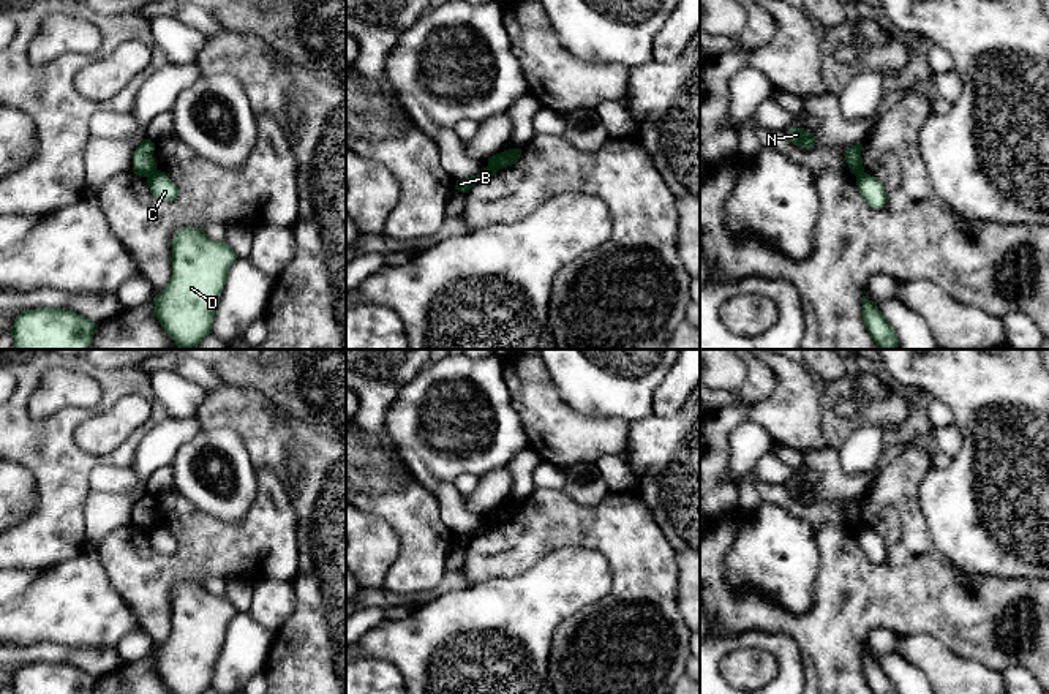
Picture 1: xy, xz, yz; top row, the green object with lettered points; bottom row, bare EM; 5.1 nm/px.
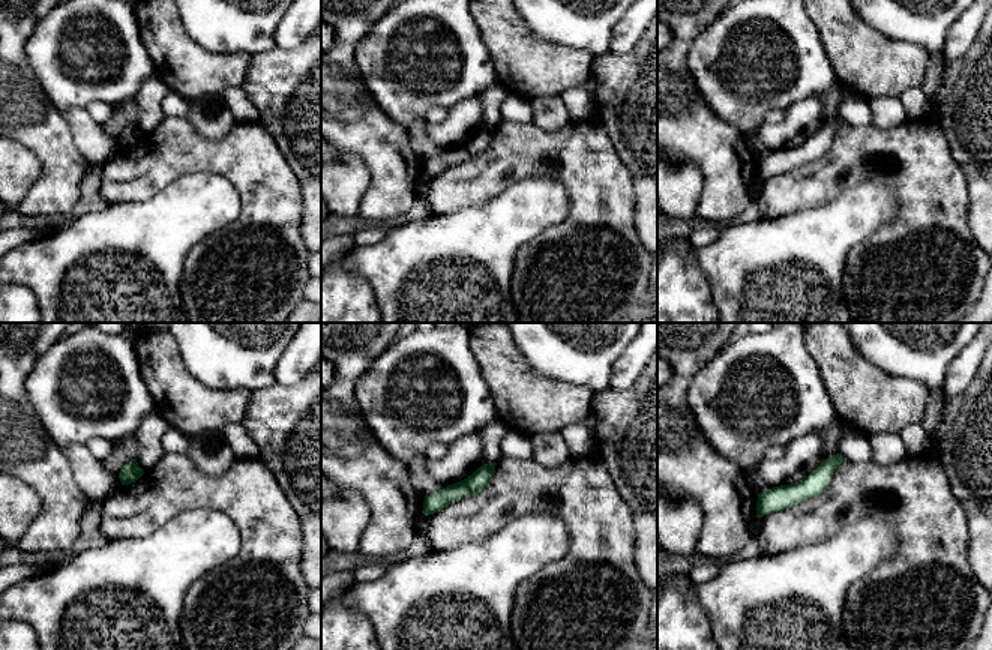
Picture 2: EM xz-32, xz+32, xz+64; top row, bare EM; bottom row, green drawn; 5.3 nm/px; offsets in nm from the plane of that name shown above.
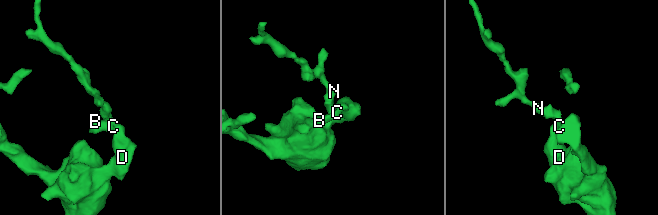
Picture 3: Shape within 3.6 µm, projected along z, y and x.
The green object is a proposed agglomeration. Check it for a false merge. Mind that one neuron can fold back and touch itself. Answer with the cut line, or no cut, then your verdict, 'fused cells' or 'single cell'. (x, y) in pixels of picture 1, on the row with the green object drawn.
cut xz (511, 149), (500, 162), (488, 163); fused cells

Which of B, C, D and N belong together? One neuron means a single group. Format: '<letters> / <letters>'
B C D / N

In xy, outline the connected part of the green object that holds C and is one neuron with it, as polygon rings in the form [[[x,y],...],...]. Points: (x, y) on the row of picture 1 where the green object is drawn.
[[[155,171],[147,177],[150,193],[163,201],[175,201],[179,190],[175,183],[161,171]]]

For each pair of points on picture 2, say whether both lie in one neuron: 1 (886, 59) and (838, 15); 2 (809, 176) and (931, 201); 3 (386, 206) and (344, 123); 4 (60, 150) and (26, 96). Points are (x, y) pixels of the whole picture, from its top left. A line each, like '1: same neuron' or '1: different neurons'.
1: same neuron
2: same neuron
3: same neuron
4: same neuron

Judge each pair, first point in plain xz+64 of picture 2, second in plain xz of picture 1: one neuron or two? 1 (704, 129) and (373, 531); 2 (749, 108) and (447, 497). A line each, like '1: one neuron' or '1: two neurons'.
1: two neurons
2: two neurons

